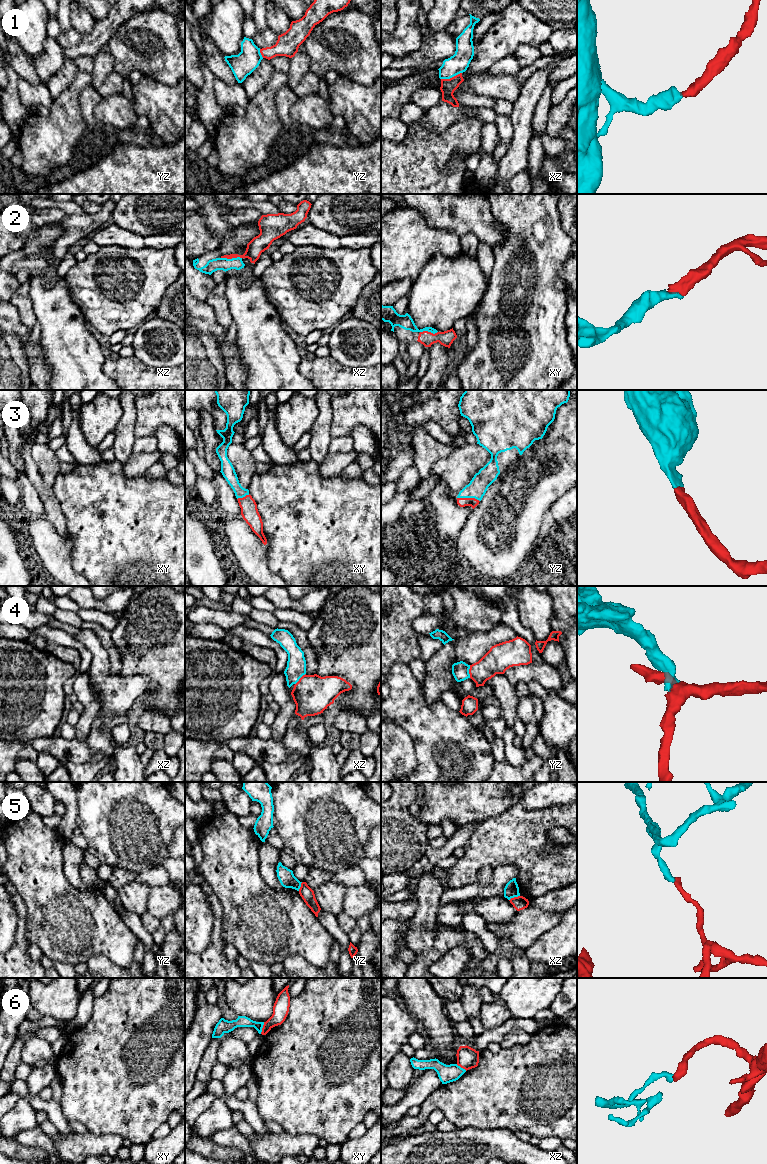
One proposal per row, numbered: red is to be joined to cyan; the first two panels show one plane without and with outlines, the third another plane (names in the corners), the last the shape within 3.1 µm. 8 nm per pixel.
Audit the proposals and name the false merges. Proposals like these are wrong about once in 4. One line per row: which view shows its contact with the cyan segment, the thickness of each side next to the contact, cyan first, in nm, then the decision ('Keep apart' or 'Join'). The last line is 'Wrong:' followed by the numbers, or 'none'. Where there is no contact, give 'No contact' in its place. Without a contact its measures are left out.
1: Touches cyan in xz. Thickness 160 nm (cyan) against 120 nm. Join
2: Touches cyan in xz. Thickness 100 nm (cyan) against 140 nm. Join
3: Touches cyan in yz. Thickness 150 nm (cyan) against 80 nm. Join
4: Touches cyan in yz. Thickness 140 nm (cyan) against 220 nm. Join
5: Touches cyan in xz. Thickness 120 nm (cyan) against 110 nm. Keep apart
6: Touches cyan in xy. Thickness 100 nm (cyan) against 130 nm. Keep apart
Wrong: 5, 6

